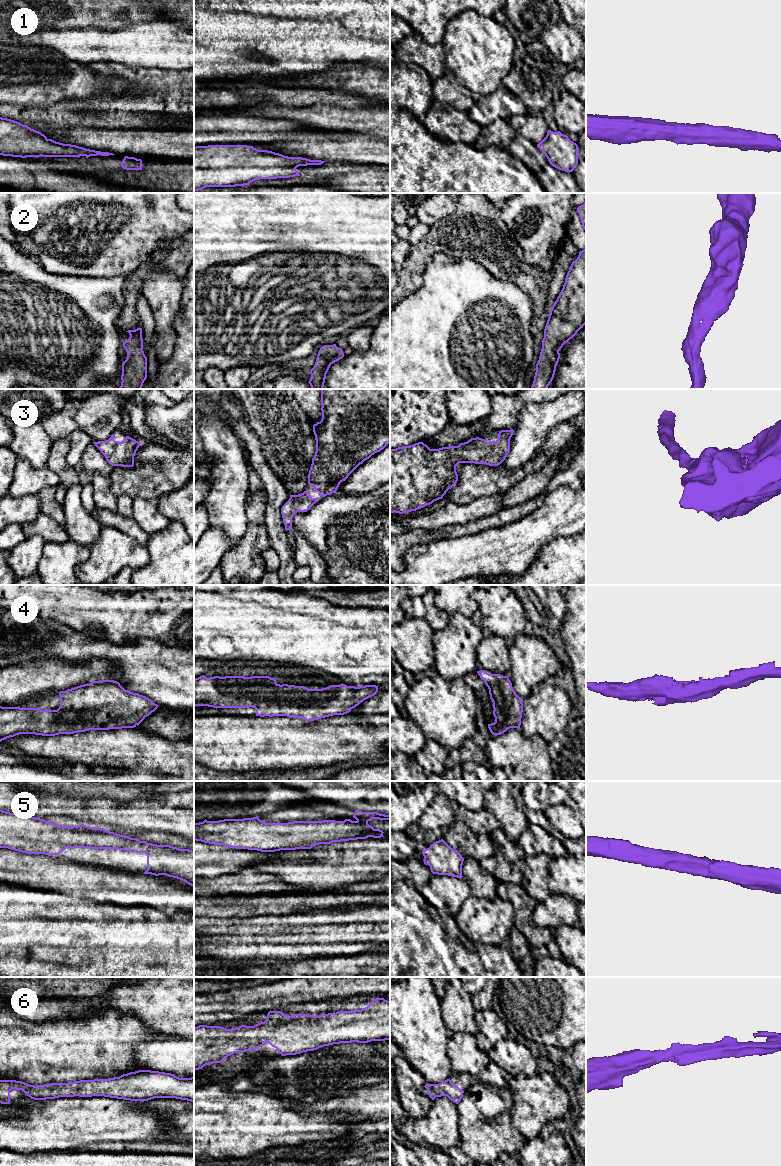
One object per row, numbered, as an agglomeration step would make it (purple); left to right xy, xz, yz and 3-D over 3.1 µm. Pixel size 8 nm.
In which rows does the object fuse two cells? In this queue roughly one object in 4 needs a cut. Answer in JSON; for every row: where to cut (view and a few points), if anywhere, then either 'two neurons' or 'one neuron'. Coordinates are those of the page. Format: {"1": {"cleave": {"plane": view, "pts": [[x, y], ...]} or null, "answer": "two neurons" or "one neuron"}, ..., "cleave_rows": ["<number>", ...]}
{"1": {"cleave": null, "answer": "one neuron"}, "2": {"cleave": null, "answer": "one neuron"}, "3": {"cleave": null, "answer": "one neuron"}, "4": {"cleave": null, "answer": "one neuron"}, "5": {"cleave": null, "answer": "one neuron"}, "6": {"cleave": null, "answer": "one neuron"}, "cleave_rows": []}

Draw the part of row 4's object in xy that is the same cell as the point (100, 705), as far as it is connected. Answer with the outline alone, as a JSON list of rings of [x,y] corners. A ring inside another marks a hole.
[[[114,680],[92,681],[66,691],[60,691],[57,710],[0,706],[0,742],[19,734],[55,736],[89,730],[134,728],[159,705],[138,693],[125,690]]]

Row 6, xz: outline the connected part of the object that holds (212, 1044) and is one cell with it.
[[[384,998],[372,999],[371,1003],[361,1010],[339,1011],[320,1016],[293,1014],[288,1017],[281,1011],[269,1011],[267,1019],[254,1026],[242,1024],[233,1029],[207,1025],[195,1027],[194,1071],[209,1064],[221,1063],[234,1053],[256,1050],[266,1042],[276,1048],[279,1054],[286,1056],[333,1044],[385,1040],[390,1040],[390,1001]]]

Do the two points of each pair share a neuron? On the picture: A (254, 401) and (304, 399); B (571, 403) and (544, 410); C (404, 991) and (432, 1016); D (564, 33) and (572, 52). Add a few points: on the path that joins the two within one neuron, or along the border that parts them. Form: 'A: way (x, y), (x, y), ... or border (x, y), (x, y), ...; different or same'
A: border (295, 399), (309, 419); different
B: way (564, 408), (561, 410), (551, 410); same
C: way (411, 998), (425, 1012); same
D: way (564, 38), (567, 47); same

